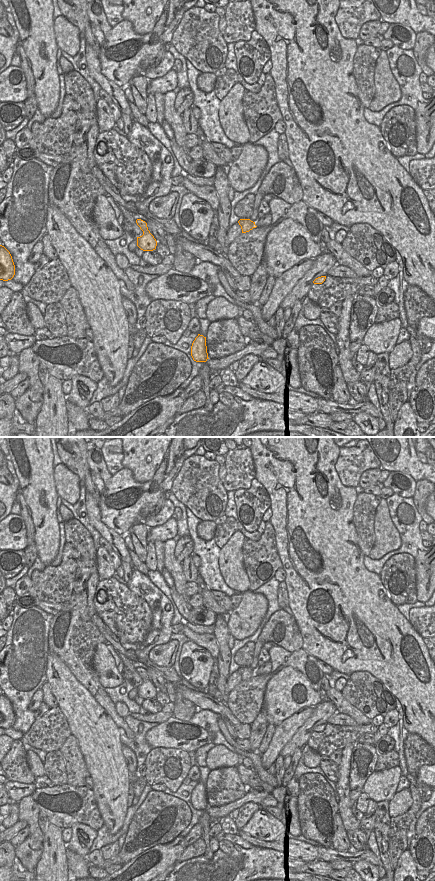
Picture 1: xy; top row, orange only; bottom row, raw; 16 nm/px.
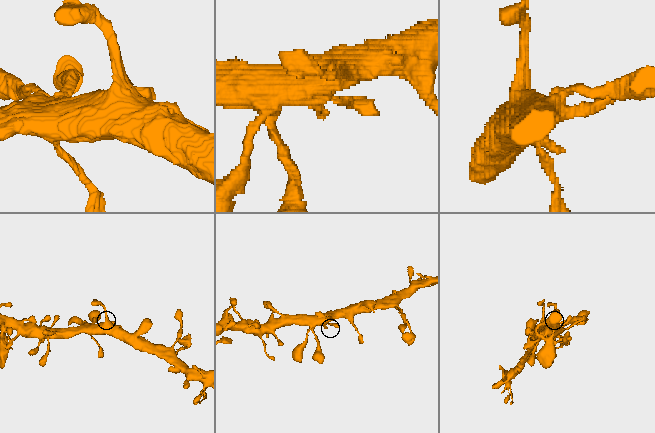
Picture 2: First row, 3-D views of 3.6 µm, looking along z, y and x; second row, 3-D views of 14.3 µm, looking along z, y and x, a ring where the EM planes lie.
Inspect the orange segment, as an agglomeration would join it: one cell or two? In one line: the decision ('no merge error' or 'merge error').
no merge error

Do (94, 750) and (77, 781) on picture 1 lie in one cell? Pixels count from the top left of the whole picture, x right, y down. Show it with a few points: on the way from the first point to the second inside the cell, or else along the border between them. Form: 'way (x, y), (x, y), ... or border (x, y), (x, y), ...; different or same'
border (79, 743), (79, 749), (90, 776); different

